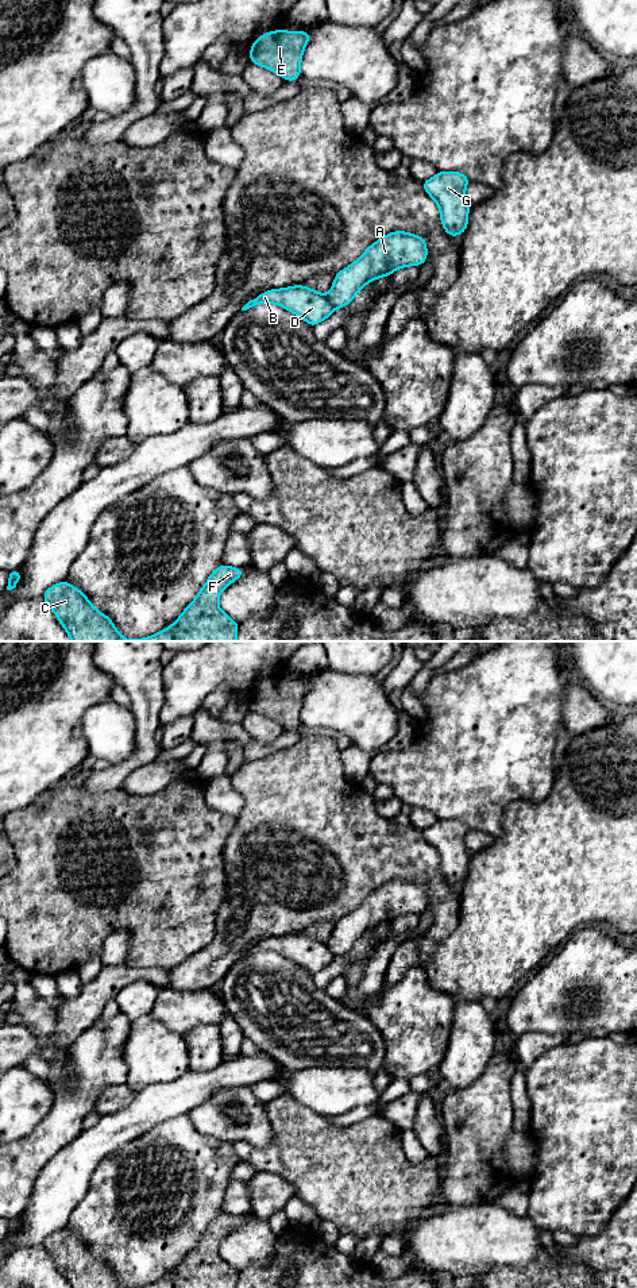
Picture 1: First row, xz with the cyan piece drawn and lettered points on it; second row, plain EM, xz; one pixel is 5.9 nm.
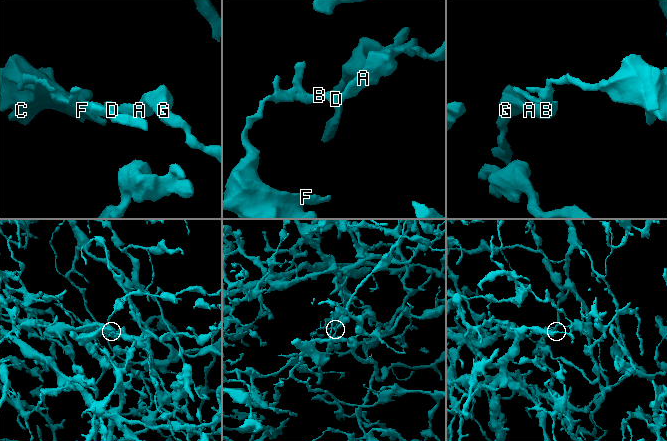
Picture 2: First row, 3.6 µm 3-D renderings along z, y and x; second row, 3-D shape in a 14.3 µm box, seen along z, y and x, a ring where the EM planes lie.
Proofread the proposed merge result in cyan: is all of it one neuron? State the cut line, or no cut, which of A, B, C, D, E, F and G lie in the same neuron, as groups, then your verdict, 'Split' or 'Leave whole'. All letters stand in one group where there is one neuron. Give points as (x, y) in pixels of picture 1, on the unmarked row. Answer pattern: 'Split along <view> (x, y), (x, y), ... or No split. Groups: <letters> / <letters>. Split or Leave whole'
Split along xz (325, 944), (334, 956). Groups: A E G / B C D F. Split

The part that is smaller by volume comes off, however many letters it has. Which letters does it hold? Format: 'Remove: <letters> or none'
Remove: B, C, D, F

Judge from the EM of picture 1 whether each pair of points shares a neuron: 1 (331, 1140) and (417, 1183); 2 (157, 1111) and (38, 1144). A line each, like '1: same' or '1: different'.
1: same
2: different

